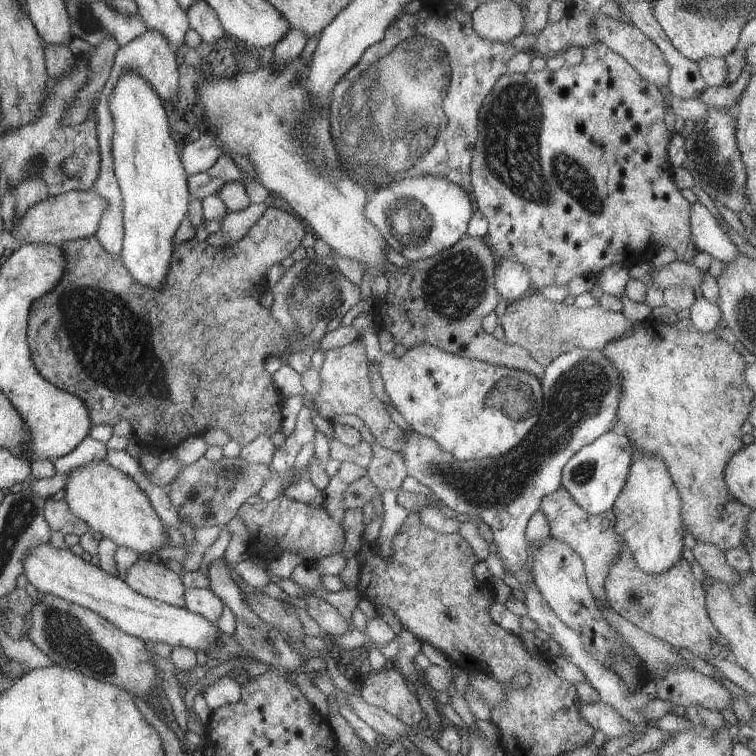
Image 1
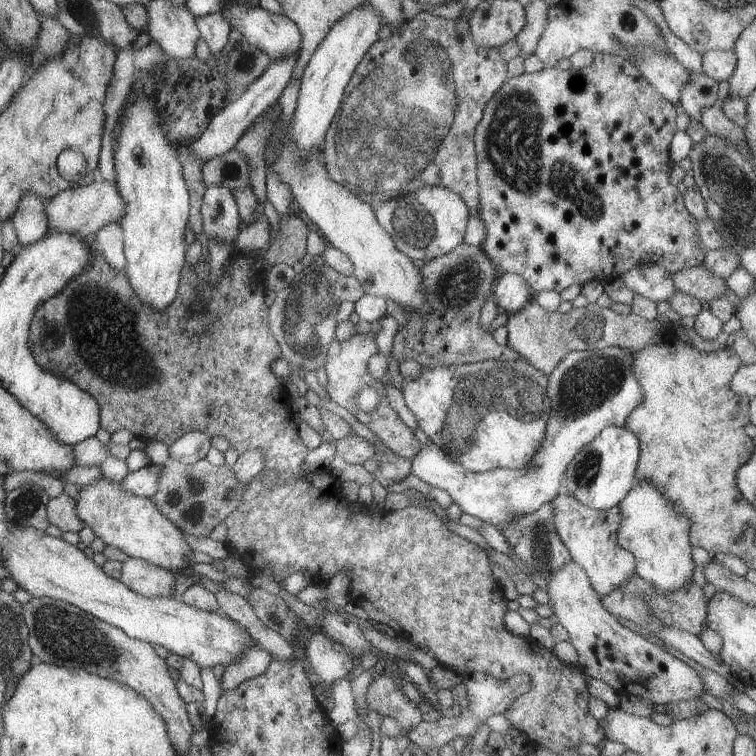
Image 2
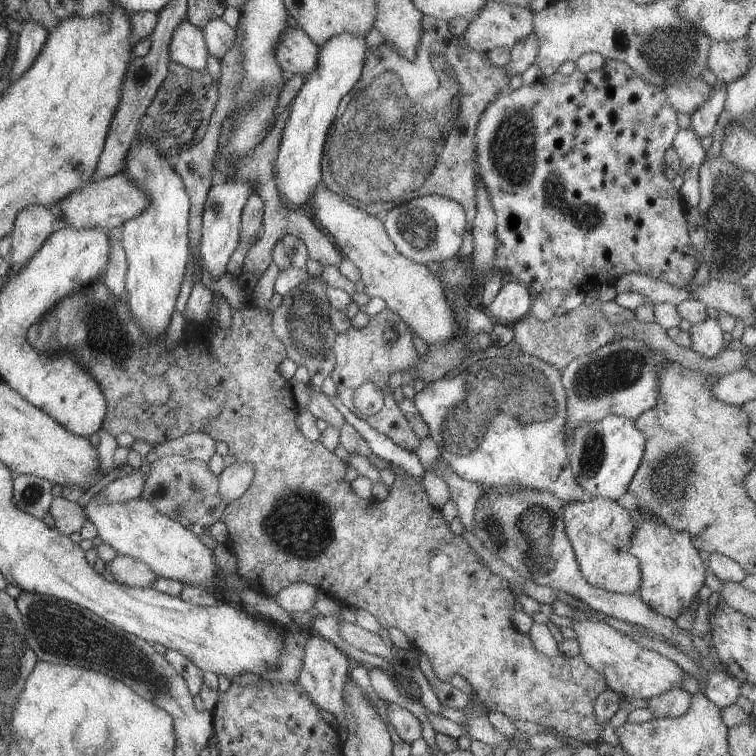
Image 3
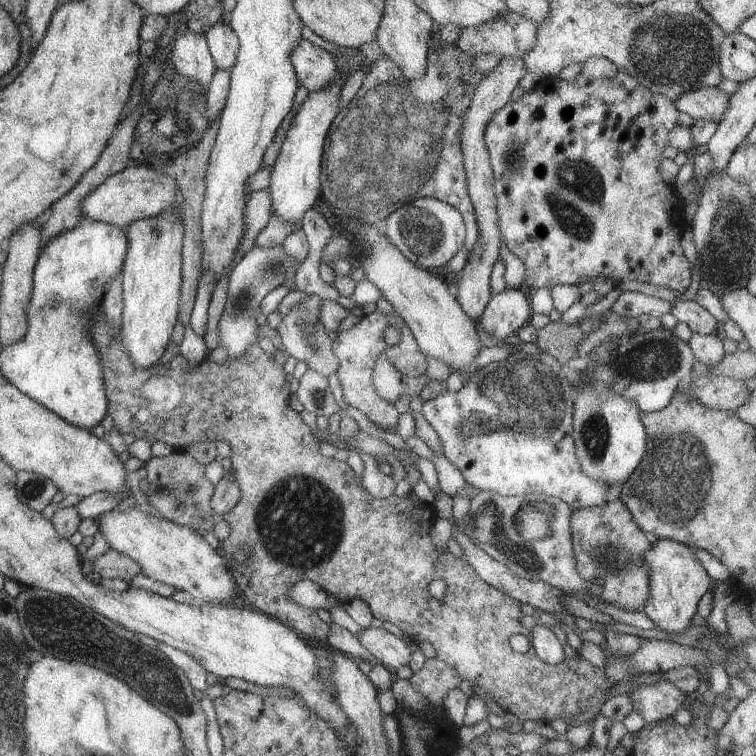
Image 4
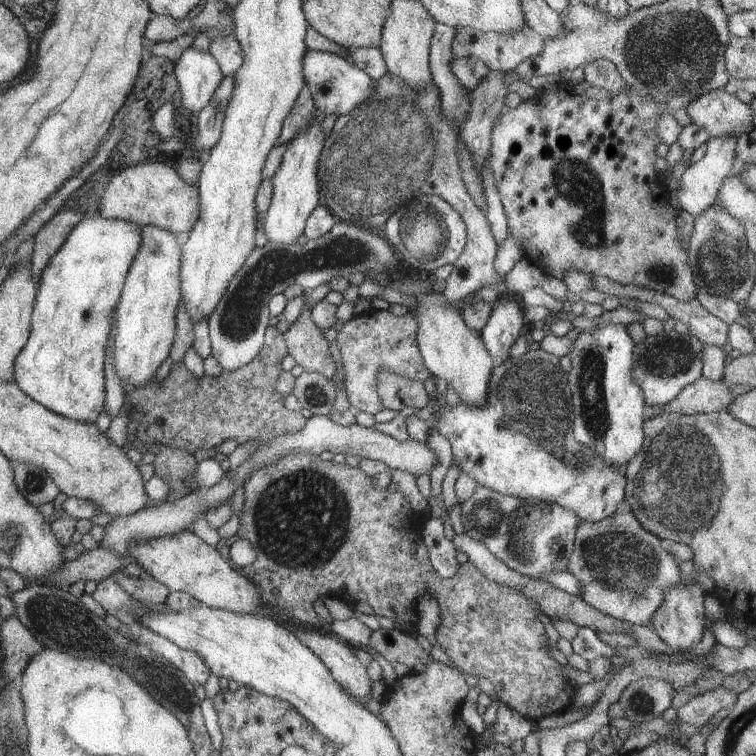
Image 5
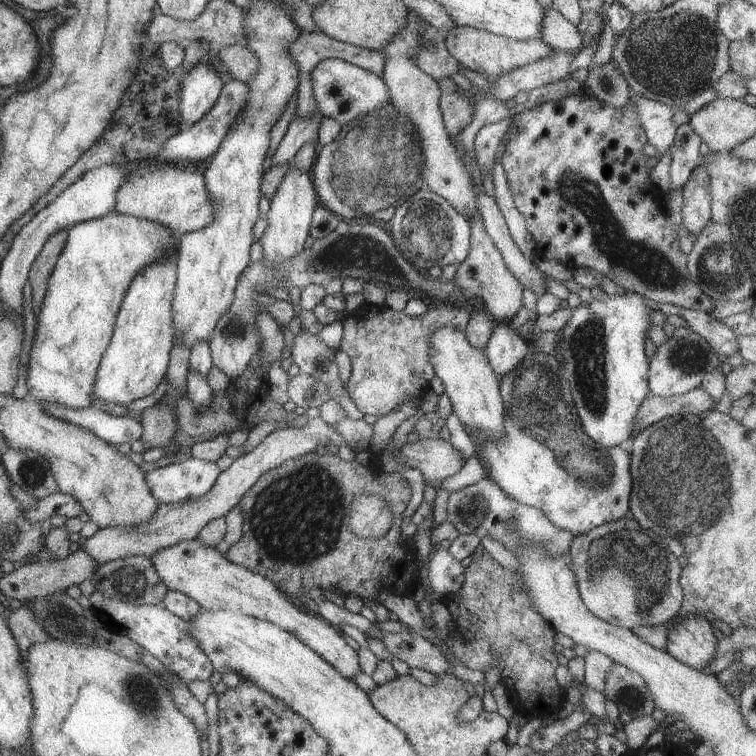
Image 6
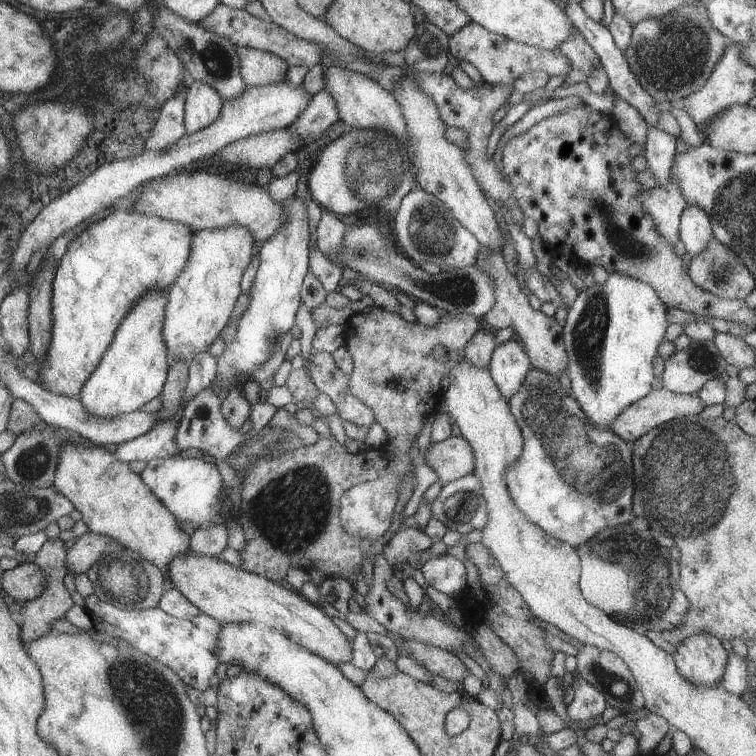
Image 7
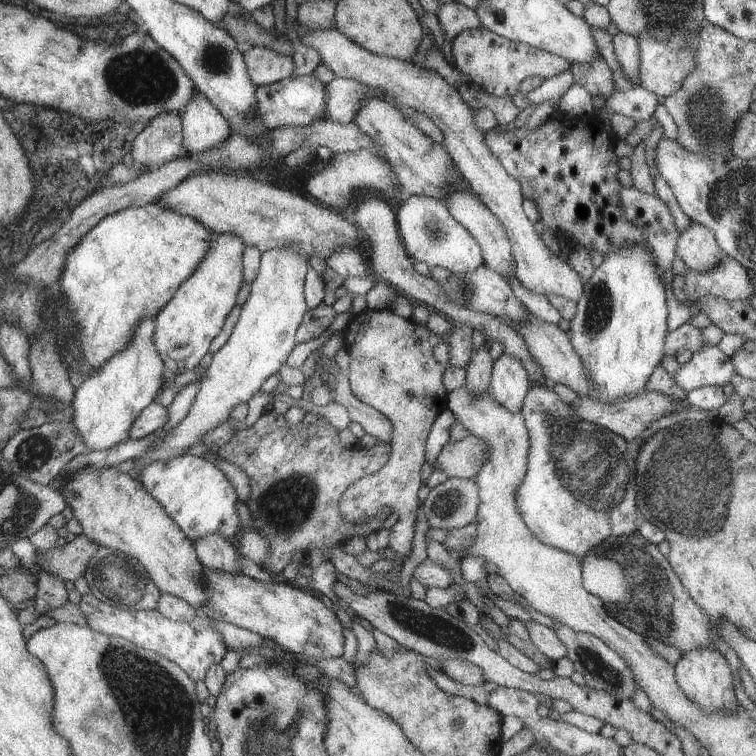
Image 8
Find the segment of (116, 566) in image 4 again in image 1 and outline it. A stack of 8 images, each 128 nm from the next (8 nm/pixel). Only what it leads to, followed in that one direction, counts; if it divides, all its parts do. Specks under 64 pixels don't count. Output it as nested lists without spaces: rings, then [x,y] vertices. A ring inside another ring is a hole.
[[[140,556],[137,562],[122,574],[122,579],[137,594],[185,609],[186,590],[180,574],[172,567],[167,568],[157,561],[153,563],[149,558]]]

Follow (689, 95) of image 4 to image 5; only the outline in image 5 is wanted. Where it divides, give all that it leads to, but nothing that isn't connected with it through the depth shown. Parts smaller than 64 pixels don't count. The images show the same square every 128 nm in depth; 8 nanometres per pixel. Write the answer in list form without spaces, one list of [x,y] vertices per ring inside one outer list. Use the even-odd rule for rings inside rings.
[[[717,89],[689,102],[685,106],[691,123],[715,136],[739,136],[752,125],[751,108],[739,101],[734,94]]]

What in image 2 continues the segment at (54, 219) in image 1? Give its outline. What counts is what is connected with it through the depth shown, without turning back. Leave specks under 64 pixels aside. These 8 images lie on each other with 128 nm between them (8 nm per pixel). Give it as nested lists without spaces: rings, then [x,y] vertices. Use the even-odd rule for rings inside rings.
[[[103,180],[89,185],[65,186],[61,193],[53,196],[44,204],[44,212],[48,220],[48,232],[64,231],[81,234],[81,237],[96,234],[107,223],[117,223],[124,216],[125,204],[114,183]]]

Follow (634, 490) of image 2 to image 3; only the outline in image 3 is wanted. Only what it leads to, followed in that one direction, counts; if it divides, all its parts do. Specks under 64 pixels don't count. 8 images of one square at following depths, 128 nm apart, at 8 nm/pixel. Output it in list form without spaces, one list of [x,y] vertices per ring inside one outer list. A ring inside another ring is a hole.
[[[632,514],[636,528],[629,553],[637,558],[640,569],[639,597],[653,613],[675,620],[696,600],[699,589],[704,585],[705,566],[684,531],[677,533],[658,519]]]

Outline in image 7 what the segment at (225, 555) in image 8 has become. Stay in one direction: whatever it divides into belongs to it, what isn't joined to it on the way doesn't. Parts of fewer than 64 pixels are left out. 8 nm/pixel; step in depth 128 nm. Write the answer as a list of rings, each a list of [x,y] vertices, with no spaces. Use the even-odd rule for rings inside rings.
[[[223,523],[205,529],[195,529],[189,536],[189,550],[200,556],[218,558],[221,551],[227,547],[228,531]]]

